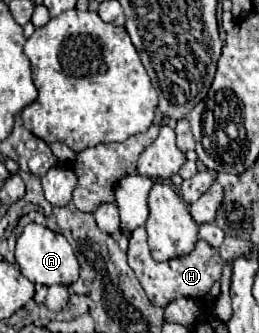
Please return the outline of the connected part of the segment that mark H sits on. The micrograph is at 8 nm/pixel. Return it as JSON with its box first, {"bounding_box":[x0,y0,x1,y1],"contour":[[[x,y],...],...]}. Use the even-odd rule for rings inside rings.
{"bounding_box":[128,226,222,306],"contour":[[[140,226],[130,234],[130,244],[128,244],[128,264],[134,270],[138,282],[142,284],[148,300],[156,306],[166,306],[176,298],[192,298],[192,300],[202,300],[212,284],[220,280],[222,276],[222,258],[216,248],[210,244],[204,244],[204,240],[196,242],[196,248],[180,258],[168,260],[168,262],[156,262],[150,256],[148,244],[146,244],[146,228]]]}

